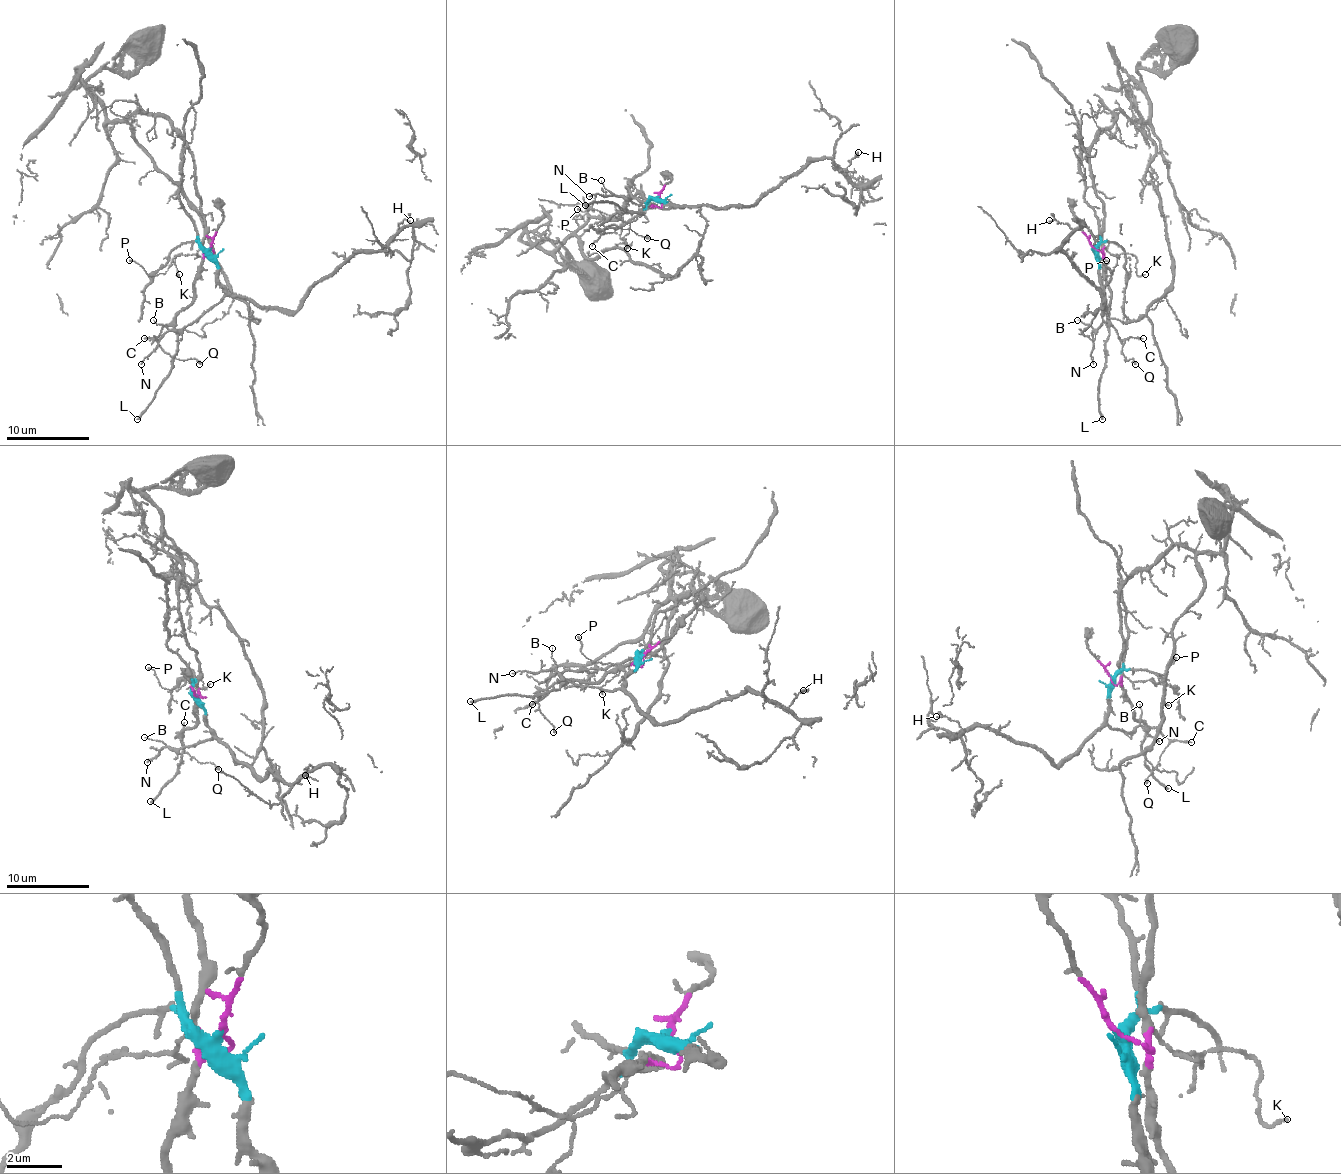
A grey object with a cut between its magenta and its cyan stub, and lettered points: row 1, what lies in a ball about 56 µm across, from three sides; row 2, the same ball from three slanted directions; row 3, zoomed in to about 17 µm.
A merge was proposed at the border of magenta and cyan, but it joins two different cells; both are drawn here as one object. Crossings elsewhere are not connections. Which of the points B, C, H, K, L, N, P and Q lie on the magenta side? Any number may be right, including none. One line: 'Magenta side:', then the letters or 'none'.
Magenta side: C, K, L, P, Q

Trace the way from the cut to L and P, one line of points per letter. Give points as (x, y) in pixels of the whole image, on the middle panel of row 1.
L: (658, 196), (658, 207), (648, 207), (642, 213), (623, 211), (625, 209), (609, 201), (584, 205)
P: (658, 196), (660, 205), (648, 209), (631, 221), (598, 211), (578, 209)

